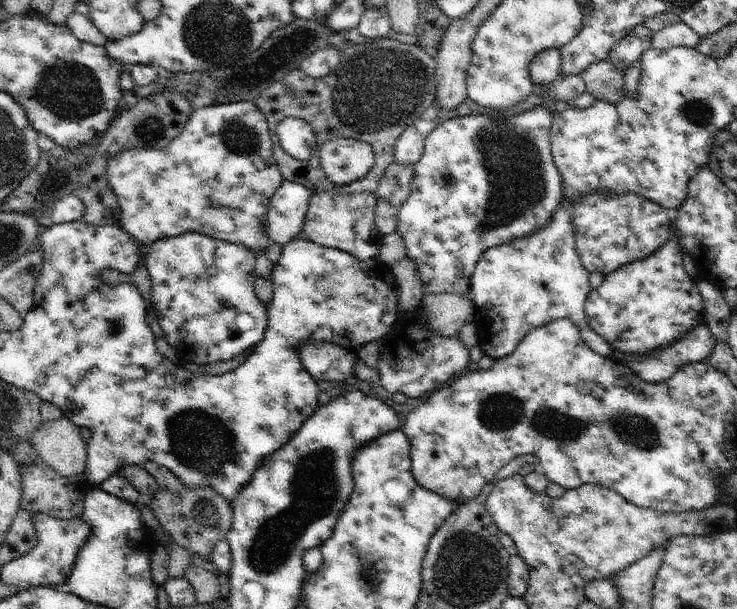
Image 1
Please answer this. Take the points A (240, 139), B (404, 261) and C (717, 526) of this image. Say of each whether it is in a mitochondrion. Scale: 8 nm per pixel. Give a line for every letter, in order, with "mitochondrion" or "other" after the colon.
A: mitochondrion
B: other
C: other

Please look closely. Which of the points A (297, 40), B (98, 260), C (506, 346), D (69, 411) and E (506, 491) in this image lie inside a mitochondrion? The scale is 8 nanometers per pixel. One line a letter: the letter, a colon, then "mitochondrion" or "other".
A: mitochondrion
B: other
C: other
D: other
E: other

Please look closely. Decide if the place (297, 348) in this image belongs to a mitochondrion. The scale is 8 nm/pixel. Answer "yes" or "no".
no

